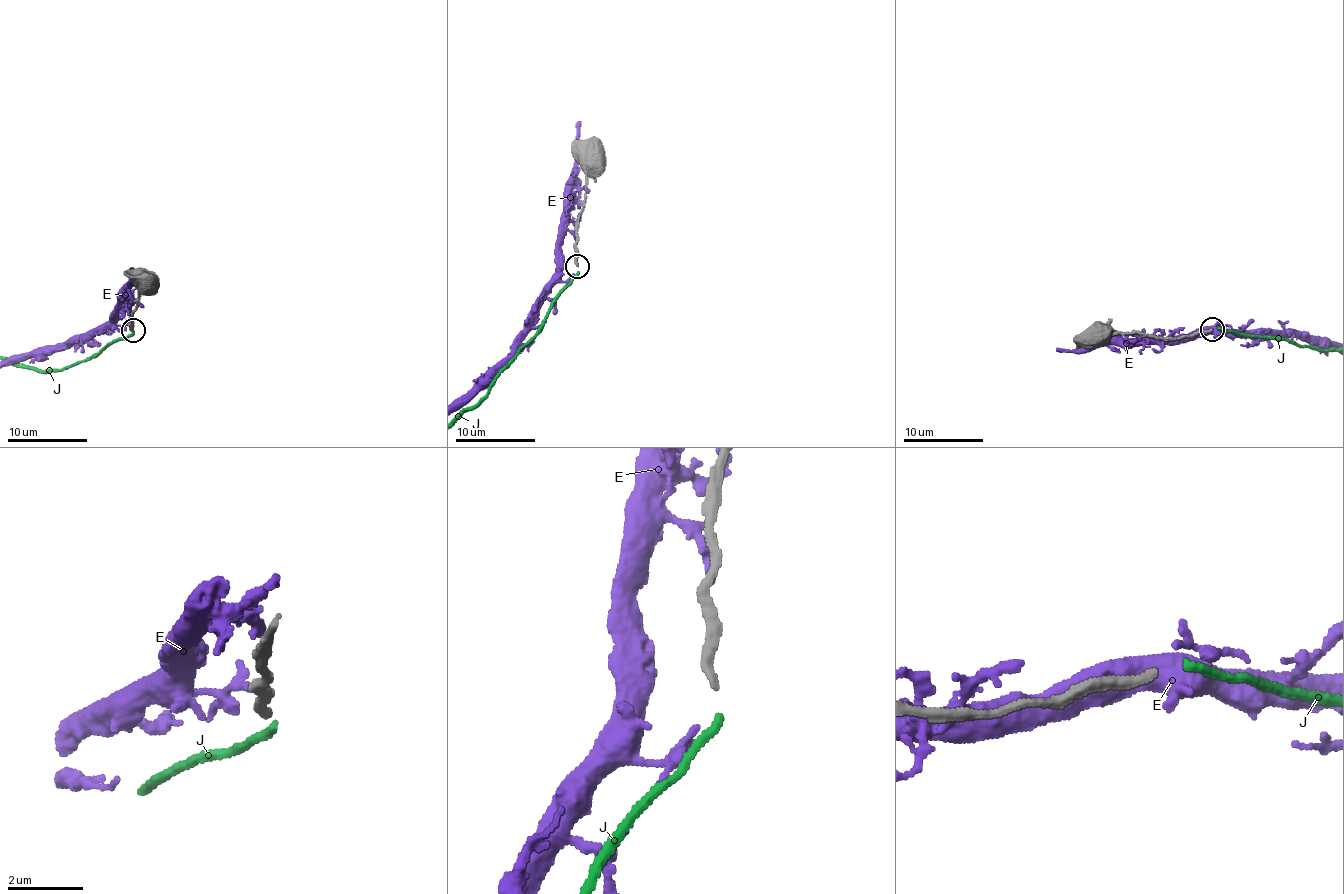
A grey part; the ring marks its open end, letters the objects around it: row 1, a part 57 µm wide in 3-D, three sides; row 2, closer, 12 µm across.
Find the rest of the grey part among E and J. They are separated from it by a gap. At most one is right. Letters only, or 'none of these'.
J

